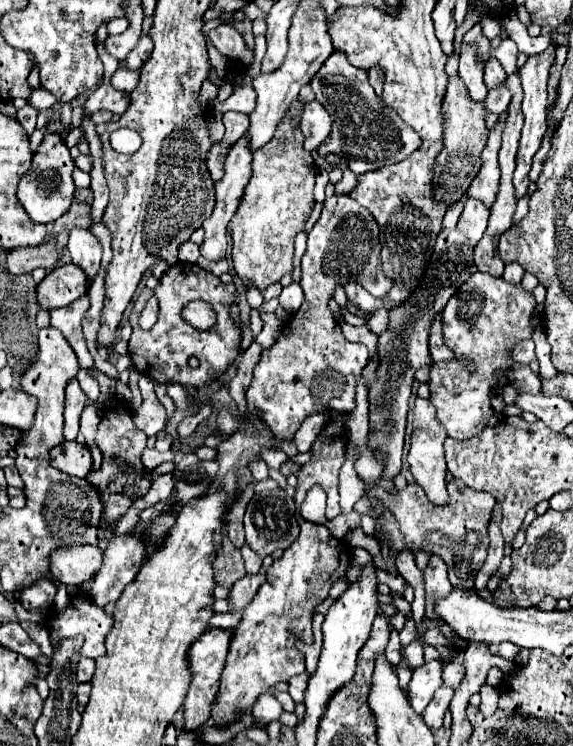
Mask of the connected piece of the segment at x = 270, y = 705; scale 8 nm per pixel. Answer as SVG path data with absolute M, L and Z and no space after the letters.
M266 693L258 699L258 703L254 705L254 711L252 711L252 717L254 717L254 723L252 727L256 727L256 723L262 723L262 725L268 725L270 721L278 719L282 715L282 705L276 701L274 693Z

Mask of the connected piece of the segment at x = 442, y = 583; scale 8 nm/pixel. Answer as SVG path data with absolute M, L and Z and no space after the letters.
M432 555L428 567L424 569L424 585L426 585L426 617L436 619L434 615L434 599L442 597L442 595L450 595L452 585L448 581L448 573L446 573L446 563L442 561L442 557Z

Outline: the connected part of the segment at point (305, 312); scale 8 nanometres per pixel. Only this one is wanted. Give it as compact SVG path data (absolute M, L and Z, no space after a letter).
M332 195L324 201L322 215L308 233L300 279L304 303L284 323L274 347L262 351L246 391L248 409L260 415L276 439L292 439L308 415L322 411L350 413L356 405L356 379L368 363L368 349L362 343L346 341L328 309L334 287L346 281L356 281L378 297L392 289L392 281L382 271L378 223L348 195Z

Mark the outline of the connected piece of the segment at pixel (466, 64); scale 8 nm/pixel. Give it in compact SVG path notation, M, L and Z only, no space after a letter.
M474 25L462 41L462 53L460 53L460 67L458 75L464 81L468 95L472 101L484 101L486 99L486 85L484 85L484 65L490 59L490 39L484 37L482 27Z

